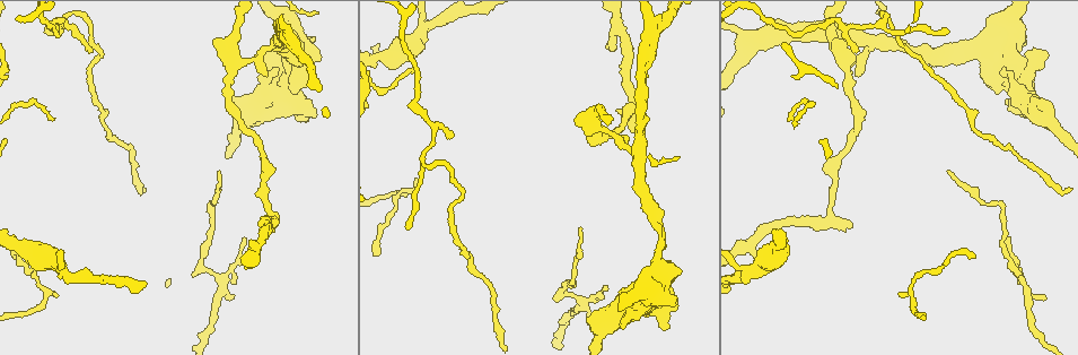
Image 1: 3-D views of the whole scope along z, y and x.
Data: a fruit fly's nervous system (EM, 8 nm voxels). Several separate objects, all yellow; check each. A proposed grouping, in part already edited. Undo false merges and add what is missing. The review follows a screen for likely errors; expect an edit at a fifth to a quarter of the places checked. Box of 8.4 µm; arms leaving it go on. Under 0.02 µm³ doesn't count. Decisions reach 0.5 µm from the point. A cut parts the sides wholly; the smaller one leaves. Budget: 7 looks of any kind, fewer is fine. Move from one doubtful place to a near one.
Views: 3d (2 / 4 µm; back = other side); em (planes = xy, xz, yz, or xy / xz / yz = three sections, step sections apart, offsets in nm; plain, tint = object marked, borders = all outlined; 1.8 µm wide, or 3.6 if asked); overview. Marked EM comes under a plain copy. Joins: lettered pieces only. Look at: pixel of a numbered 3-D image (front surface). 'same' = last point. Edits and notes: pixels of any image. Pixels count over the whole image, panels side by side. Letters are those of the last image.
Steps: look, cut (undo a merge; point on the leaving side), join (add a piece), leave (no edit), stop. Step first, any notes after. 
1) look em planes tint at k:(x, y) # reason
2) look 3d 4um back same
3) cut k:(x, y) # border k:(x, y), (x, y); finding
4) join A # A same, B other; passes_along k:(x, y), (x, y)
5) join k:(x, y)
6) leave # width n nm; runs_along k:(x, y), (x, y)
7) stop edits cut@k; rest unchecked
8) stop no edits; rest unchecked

look 3d 2um at 1:(872, 42)

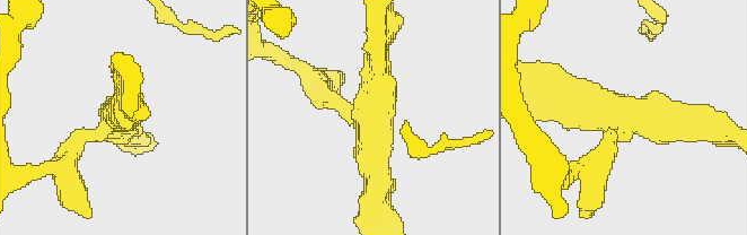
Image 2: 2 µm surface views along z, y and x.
look em xz step 16 tint at 2:(363, 116) # arms 3; arm_widths 180, 200, 220 nm; now the EM

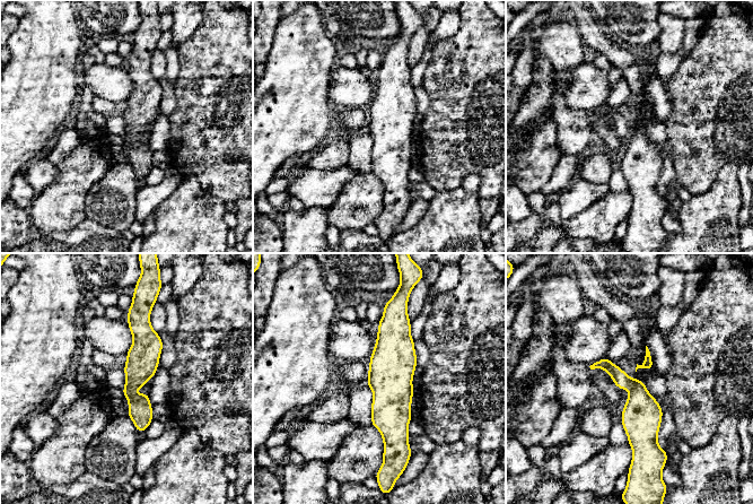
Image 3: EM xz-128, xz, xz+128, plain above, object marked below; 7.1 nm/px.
look em planes borders same # cut it another way

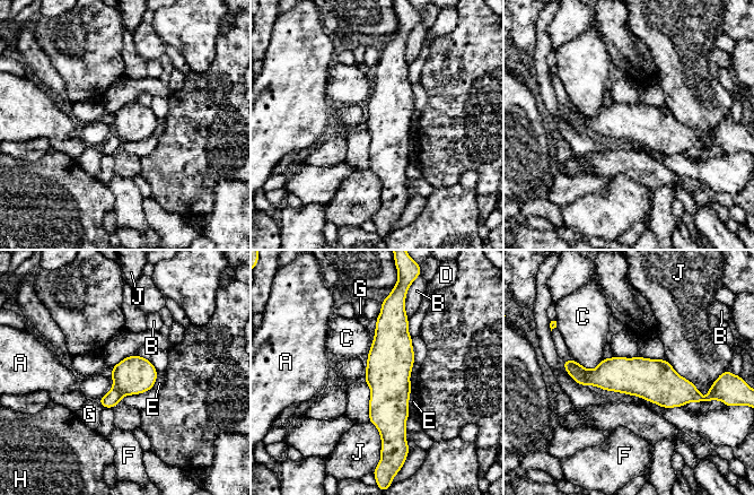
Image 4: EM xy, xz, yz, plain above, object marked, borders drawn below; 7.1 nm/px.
cut 4:(113, 397) # width 280 nm; A other, B other, C other, D other, E other, F other, G other, H other, J other; border 4:(113, 385), (123, 394); a second cell is stuck on

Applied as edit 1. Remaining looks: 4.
look em planes borders at 1:(450, 135) # thin end

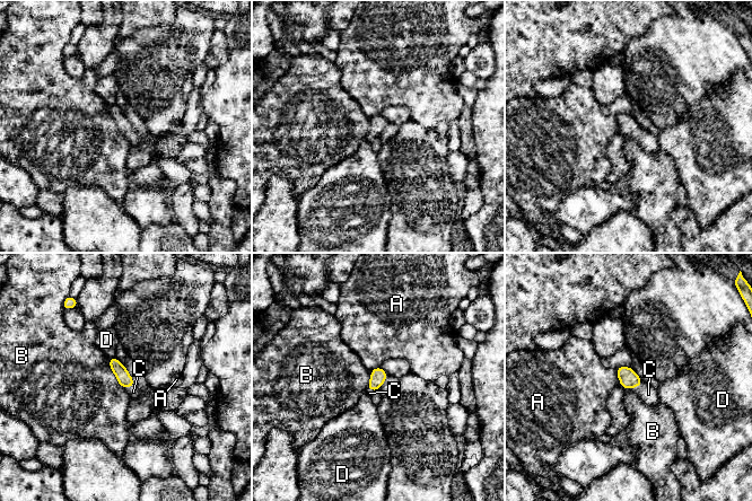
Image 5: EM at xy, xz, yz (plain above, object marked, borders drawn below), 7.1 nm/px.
join C # A other, B other, C same, D other; the cell continues

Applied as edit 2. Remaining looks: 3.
stop edits cut@4, join@5; rest unchecked

